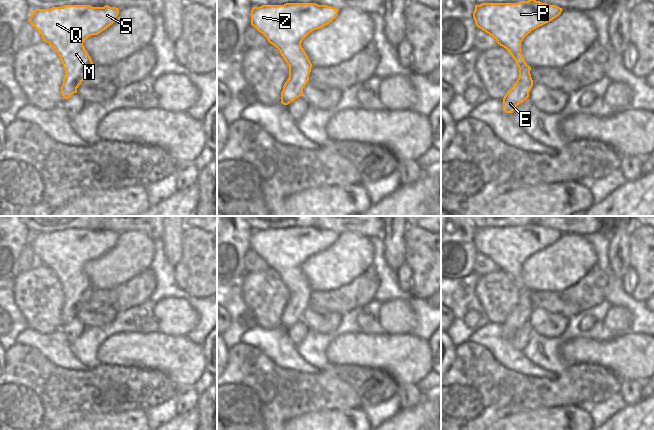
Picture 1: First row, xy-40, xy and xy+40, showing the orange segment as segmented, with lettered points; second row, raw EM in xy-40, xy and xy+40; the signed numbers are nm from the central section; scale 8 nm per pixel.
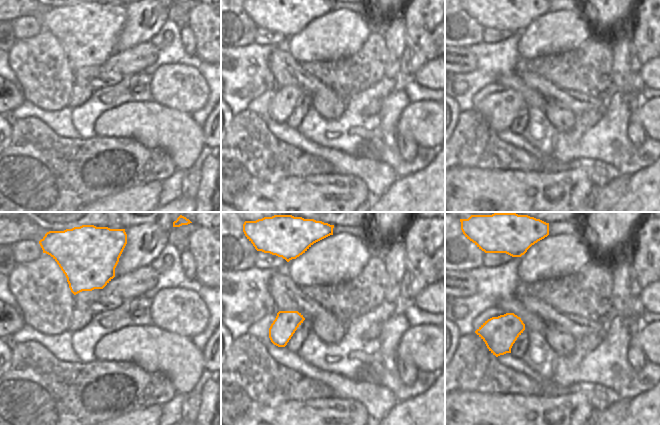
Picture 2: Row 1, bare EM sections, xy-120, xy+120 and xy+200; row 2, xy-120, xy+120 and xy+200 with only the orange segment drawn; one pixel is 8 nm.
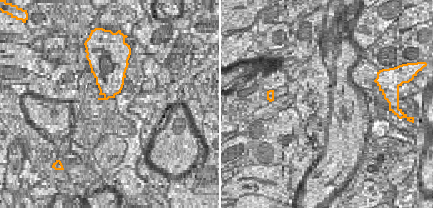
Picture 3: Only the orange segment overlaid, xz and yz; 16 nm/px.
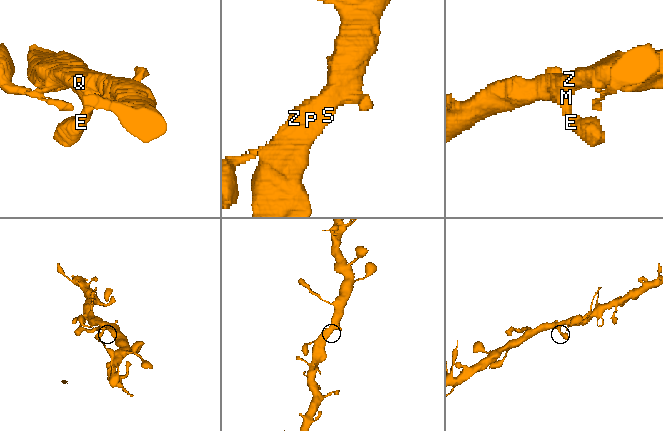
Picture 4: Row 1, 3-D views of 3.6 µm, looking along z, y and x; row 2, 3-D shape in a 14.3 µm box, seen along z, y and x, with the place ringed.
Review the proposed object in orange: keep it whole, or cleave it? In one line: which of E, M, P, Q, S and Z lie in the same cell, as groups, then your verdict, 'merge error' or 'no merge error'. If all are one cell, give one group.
E M P Q S Z | no merge error

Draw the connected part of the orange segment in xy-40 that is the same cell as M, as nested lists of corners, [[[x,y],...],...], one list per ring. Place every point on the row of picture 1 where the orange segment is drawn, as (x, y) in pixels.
[[[64,5],[50,9],[35,9],[29,18],[31,25],[41,34],[58,54],[65,76],[61,86],[63,99],[68,99],[74,93],[81,82],[91,75],[93,62],[83,46],[83,42],[92,35],[98,35],[112,25],[119,14],[119,9],[105,5],[104,7],[92,7],[90,5]]]

